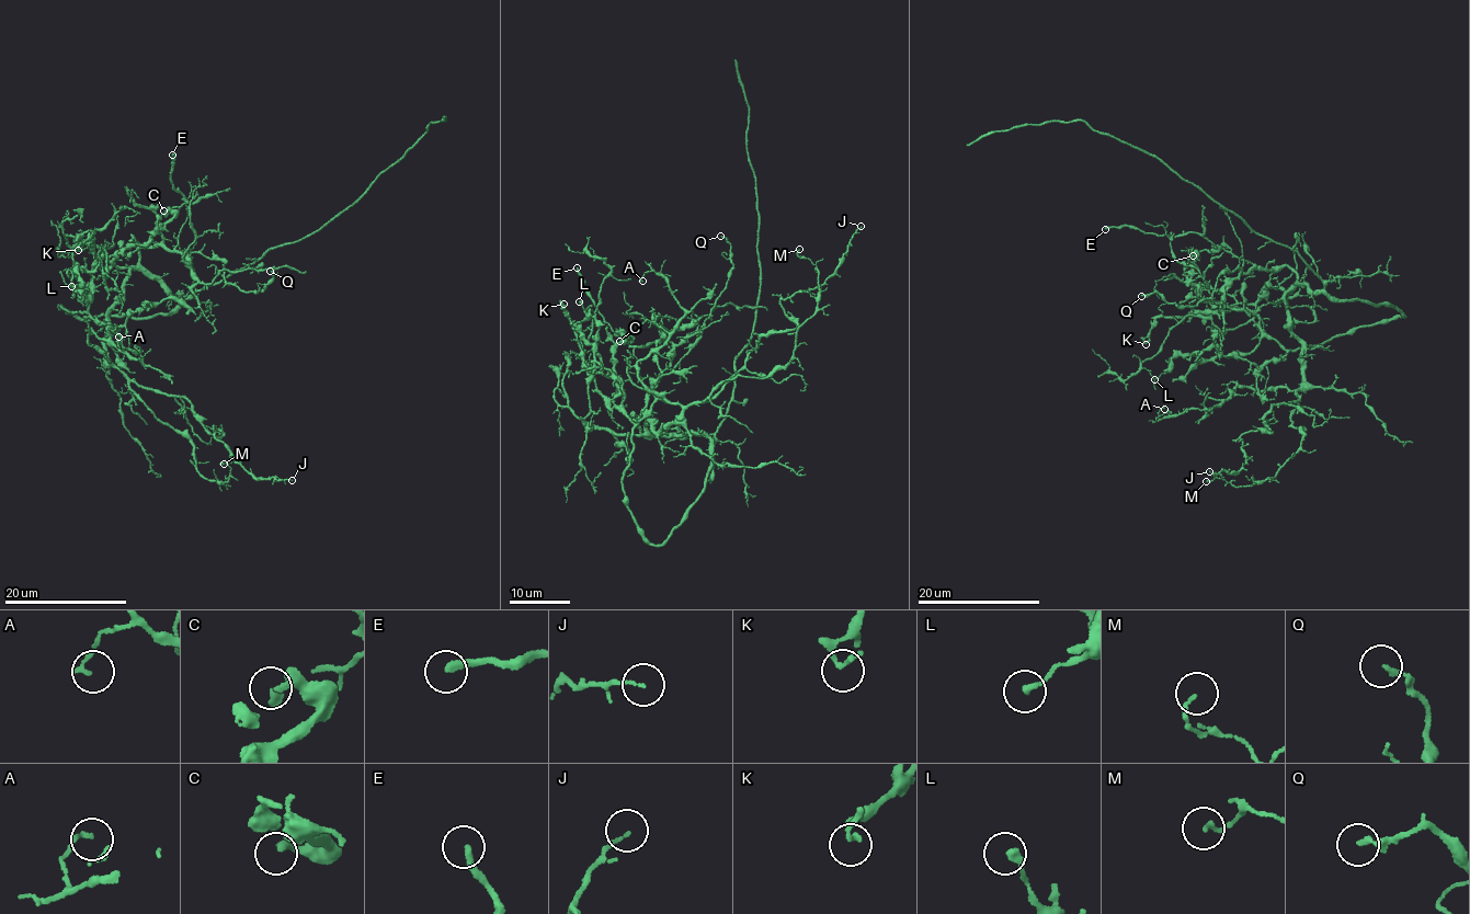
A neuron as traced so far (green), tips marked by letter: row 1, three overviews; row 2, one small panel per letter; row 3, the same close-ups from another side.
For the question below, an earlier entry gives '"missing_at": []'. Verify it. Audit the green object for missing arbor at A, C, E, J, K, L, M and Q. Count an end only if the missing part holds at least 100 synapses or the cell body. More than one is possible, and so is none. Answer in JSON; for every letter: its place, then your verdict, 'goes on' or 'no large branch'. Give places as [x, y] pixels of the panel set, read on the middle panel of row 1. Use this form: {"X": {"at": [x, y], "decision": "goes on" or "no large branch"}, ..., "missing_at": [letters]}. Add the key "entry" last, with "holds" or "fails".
{"A": {"at": [642, 281], "decision": "no large branch"}, "C": {"at": [619, 341], "decision": "no large branch"}, "E": {"at": [577, 267], "decision": "no large branch"}, "J": {"at": [861, 226], "decision": "no large branch"}, "K": {"at": [563, 304], "decision": "no large branch"}, "L": {"at": [579, 301], "decision": "no large branch"}, "M": {"at": [799, 249], "decision": "no large branch"}, "Q": {"at": [720, 236], "decision": "no large branch"}, "missing_at": [], "entry": "holds"}

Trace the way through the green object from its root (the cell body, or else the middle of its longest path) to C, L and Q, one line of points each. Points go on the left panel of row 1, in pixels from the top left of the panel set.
C: (187, 297), (148, 319), (83, 319), (61, 308), (88, 309), (94, 269), (149, 239), (174, 215), (163, 210)
L: (187, 297), (167, 316), (83, 319), (60, 306), (86, 311), (93, 292), (73, 288), (78, 272), (71, 286)
Q: (187, 297), (152, 278), (141, 246), (223, 260), (224, 280), (247, 292), (265, 288), (270, 271)

